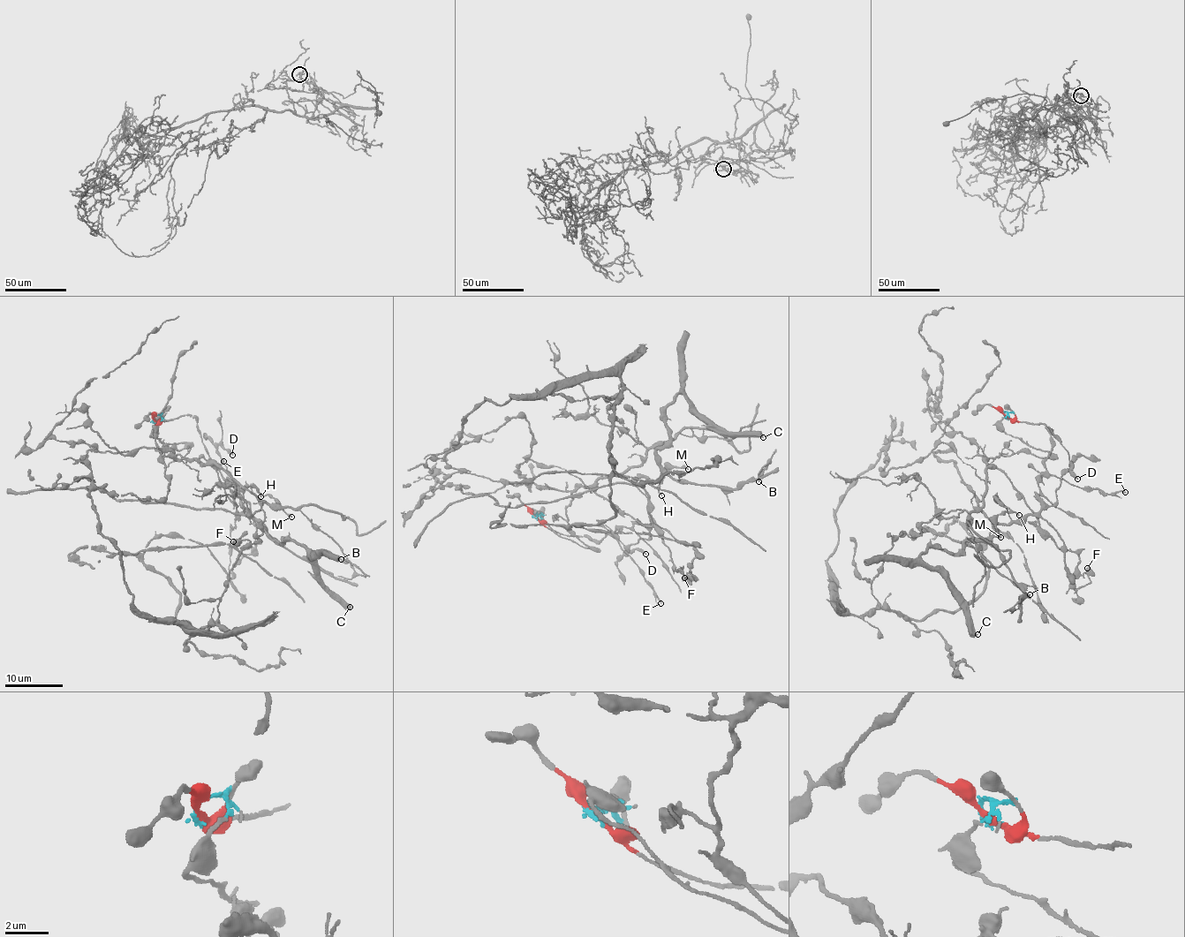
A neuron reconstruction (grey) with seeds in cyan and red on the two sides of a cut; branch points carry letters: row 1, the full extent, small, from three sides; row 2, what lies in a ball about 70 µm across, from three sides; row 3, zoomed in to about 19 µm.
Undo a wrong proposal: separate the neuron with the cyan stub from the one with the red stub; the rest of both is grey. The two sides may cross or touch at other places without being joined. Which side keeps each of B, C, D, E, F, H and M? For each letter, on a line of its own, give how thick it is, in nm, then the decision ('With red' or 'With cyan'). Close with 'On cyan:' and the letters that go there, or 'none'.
B: Thickness 240 nm. With red
C: Thickness 420 nm. With red
D: Thickness 280 nm. With red
E: Thickness 150 nm. With red
F: Thickness 550 nm. With red
H: Thickness 130 nm. With red
M: Thickness 220 nm. With red
On cyan: none

